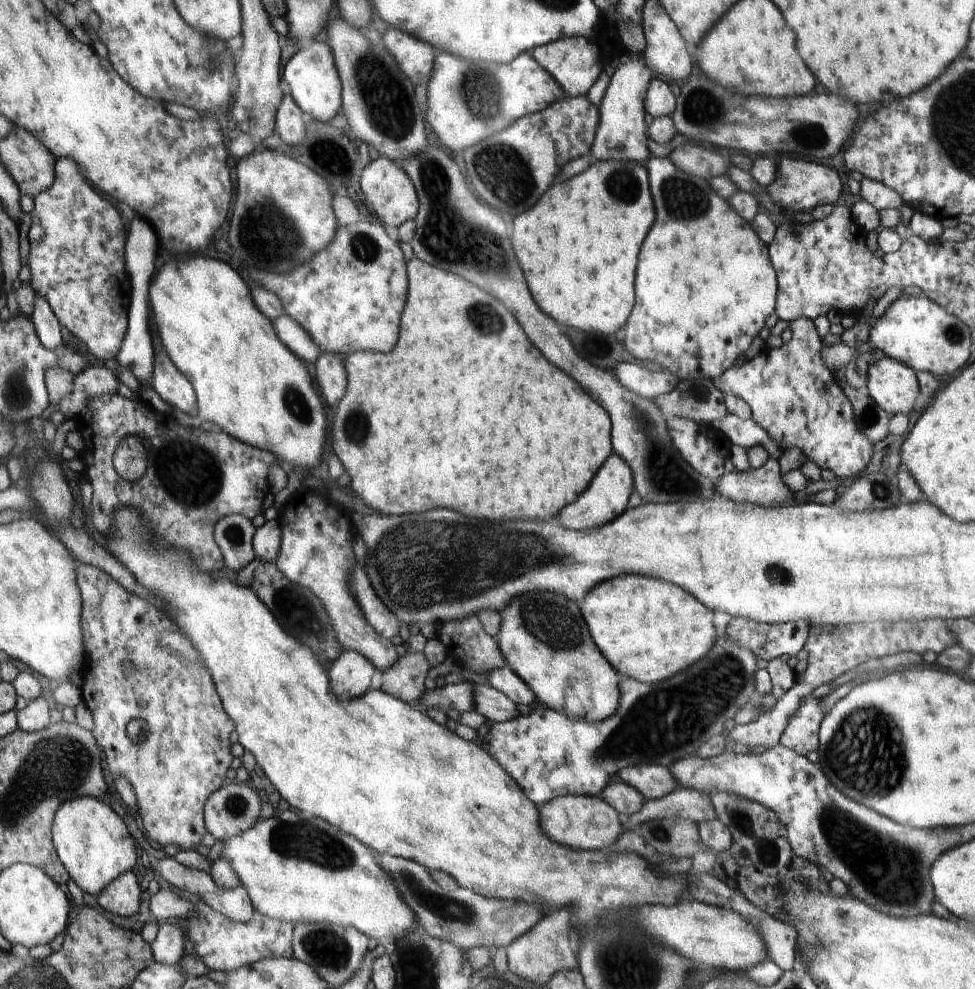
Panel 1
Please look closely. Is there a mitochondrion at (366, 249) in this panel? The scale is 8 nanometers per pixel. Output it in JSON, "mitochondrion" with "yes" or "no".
{"mitochondrion":"yes"}

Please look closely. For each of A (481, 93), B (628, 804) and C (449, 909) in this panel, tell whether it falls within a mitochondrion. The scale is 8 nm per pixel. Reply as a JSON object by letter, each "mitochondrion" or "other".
{"A":"mitochondrion","B":"other","C":"mitochondrion"}

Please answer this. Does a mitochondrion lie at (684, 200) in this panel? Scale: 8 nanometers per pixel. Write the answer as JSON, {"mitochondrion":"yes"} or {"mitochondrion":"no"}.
{"mitochondrion":"yes"}

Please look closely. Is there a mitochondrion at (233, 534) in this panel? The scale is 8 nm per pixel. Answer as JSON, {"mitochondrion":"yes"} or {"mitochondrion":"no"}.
{"mitochondrion":"yes"}

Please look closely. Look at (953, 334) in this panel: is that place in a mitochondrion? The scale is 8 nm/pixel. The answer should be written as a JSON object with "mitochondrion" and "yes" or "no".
{"mitochondrion":"yes"}

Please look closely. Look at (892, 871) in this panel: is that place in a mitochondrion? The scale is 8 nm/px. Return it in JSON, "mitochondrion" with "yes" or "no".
{"mitochondrion":"yes"}

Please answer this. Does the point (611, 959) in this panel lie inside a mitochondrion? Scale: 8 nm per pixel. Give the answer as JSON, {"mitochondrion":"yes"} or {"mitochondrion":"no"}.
{"mitochondrion":"yes"}

